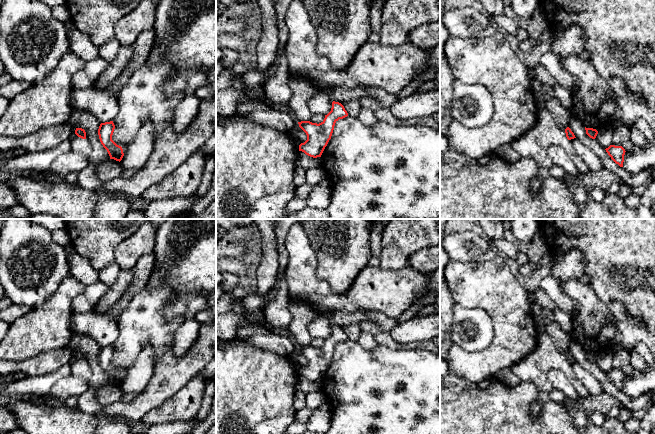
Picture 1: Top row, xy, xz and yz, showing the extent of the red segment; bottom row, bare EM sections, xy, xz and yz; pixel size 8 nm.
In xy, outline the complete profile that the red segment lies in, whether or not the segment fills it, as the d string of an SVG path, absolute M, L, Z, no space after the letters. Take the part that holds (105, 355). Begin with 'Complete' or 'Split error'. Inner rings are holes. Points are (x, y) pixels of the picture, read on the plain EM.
Complete. M113 345L101 347L98 353L98 359L101 368L107 374L110 383L114 383L116 385L121 385L124 377L121 370L117 369L112 364L112 359L115 353L115 349Z

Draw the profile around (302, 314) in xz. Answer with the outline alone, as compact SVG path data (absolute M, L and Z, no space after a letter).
M288 300L288 309L290 311L290 331L295 338L297 346L309 345L312 337L308 332L308 325L320 313L311 308L306 302L299 300Z

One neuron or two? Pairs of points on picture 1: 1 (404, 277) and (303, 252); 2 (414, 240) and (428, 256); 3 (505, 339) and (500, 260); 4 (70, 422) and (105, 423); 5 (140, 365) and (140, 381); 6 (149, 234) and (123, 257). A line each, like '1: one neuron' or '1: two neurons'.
1: one neuron
2: two neurons
3: one neuron
4: two neurons
5: one neuron
6: one neuron

